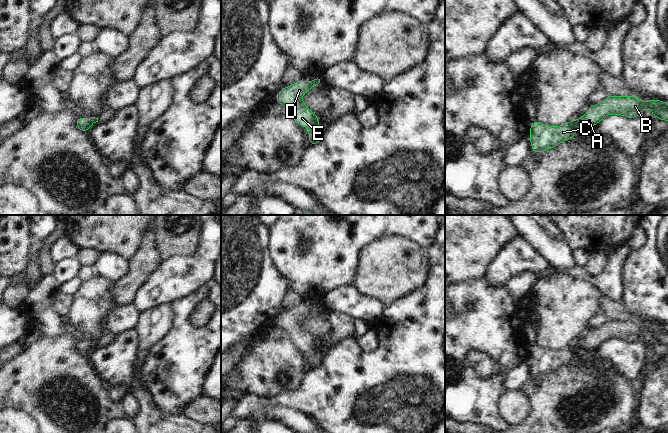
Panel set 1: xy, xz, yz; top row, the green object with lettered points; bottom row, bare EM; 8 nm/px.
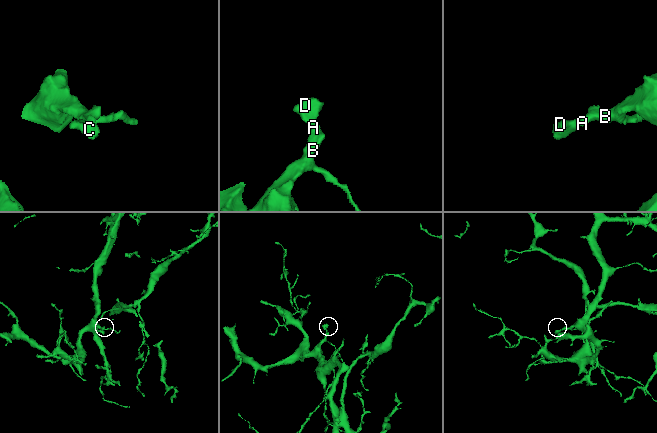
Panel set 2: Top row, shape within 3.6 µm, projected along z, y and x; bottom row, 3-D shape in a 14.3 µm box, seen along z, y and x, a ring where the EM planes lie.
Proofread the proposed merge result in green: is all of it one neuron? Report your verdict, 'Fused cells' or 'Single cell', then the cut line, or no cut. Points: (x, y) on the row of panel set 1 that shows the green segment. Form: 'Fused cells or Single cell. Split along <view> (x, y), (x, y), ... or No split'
Single cell. No split.

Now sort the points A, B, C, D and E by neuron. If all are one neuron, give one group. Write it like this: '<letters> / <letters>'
A B C D E

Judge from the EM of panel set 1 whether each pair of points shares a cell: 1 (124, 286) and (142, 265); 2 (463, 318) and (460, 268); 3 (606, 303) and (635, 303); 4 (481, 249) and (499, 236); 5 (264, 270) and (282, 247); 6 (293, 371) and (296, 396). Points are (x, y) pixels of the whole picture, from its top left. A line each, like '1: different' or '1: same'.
1: same
2: different
3: different
4: same
5: different
6: different

